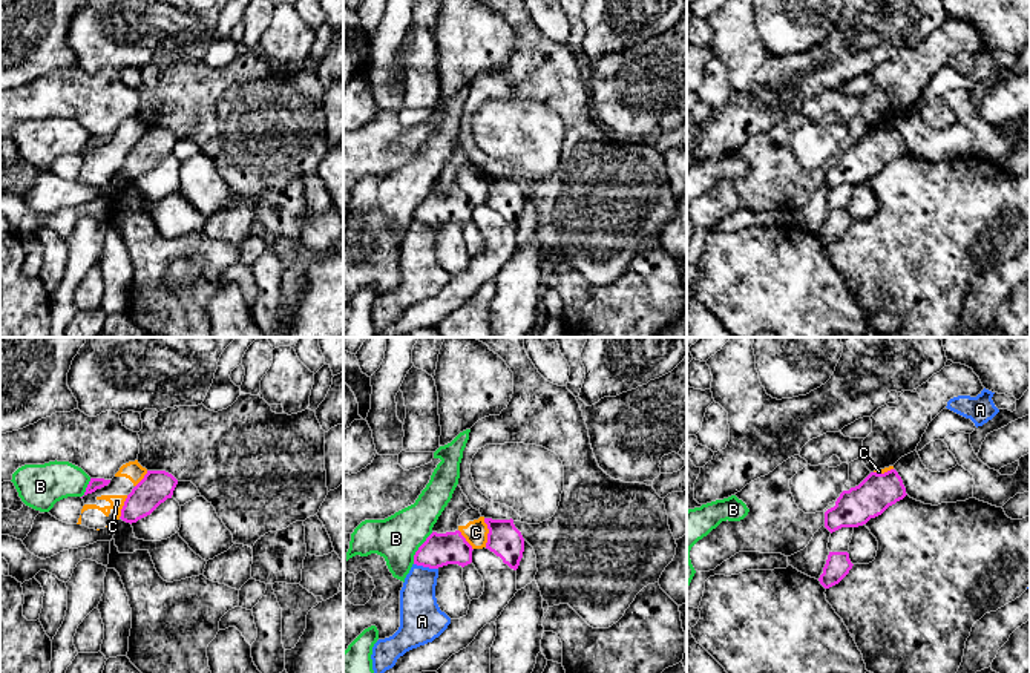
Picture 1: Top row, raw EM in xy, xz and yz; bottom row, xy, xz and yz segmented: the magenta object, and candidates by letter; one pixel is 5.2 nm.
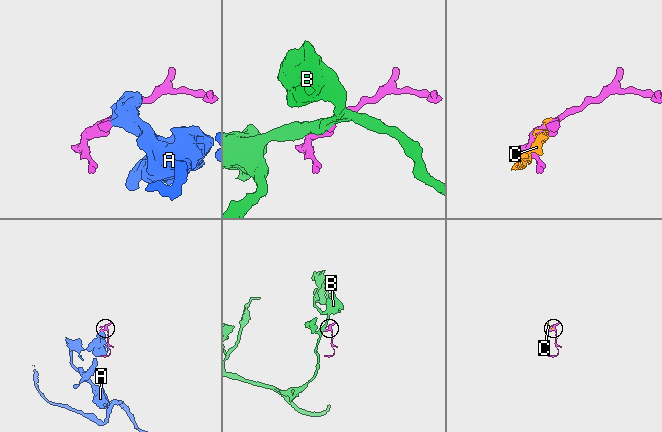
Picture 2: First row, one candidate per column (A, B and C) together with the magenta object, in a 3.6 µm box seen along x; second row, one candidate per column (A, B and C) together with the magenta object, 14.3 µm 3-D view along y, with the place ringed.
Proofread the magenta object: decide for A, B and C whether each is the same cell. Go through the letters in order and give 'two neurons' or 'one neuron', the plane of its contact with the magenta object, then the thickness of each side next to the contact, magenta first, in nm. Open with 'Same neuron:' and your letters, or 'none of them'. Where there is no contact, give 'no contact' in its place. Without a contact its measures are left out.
Same neuron: none of them
A: two neurons; contact in xz; calibres 180 and 200 nm
B: two neurons; contact in xz; calibres 180 and 240 nm
C: two neurons; contact in xz; calibres 180 and 130 nm

